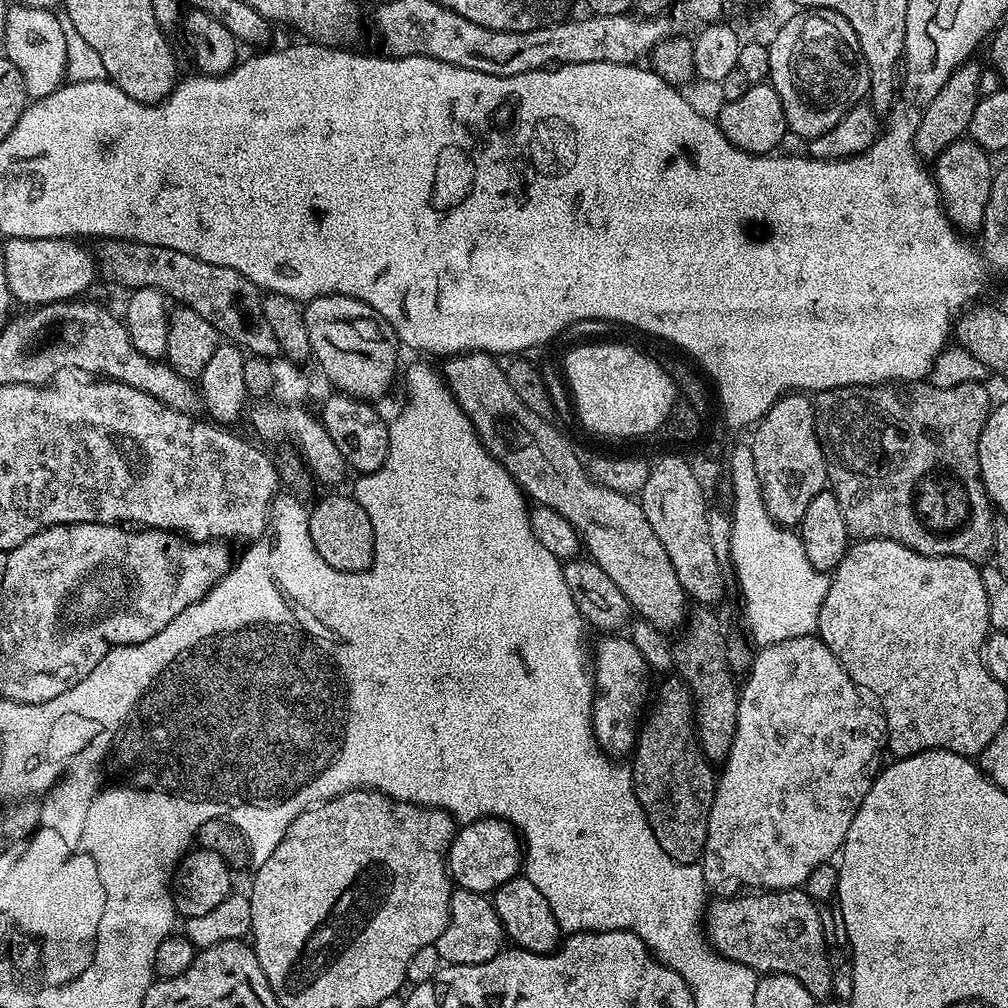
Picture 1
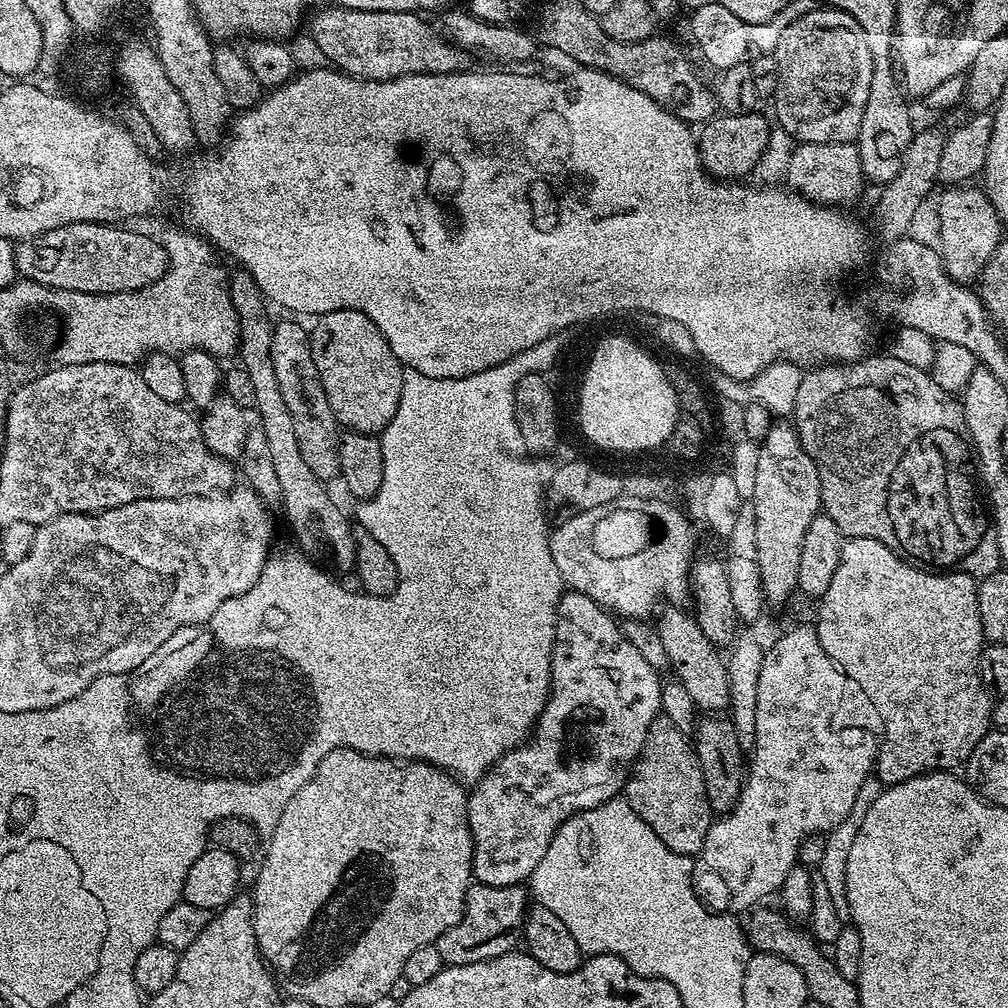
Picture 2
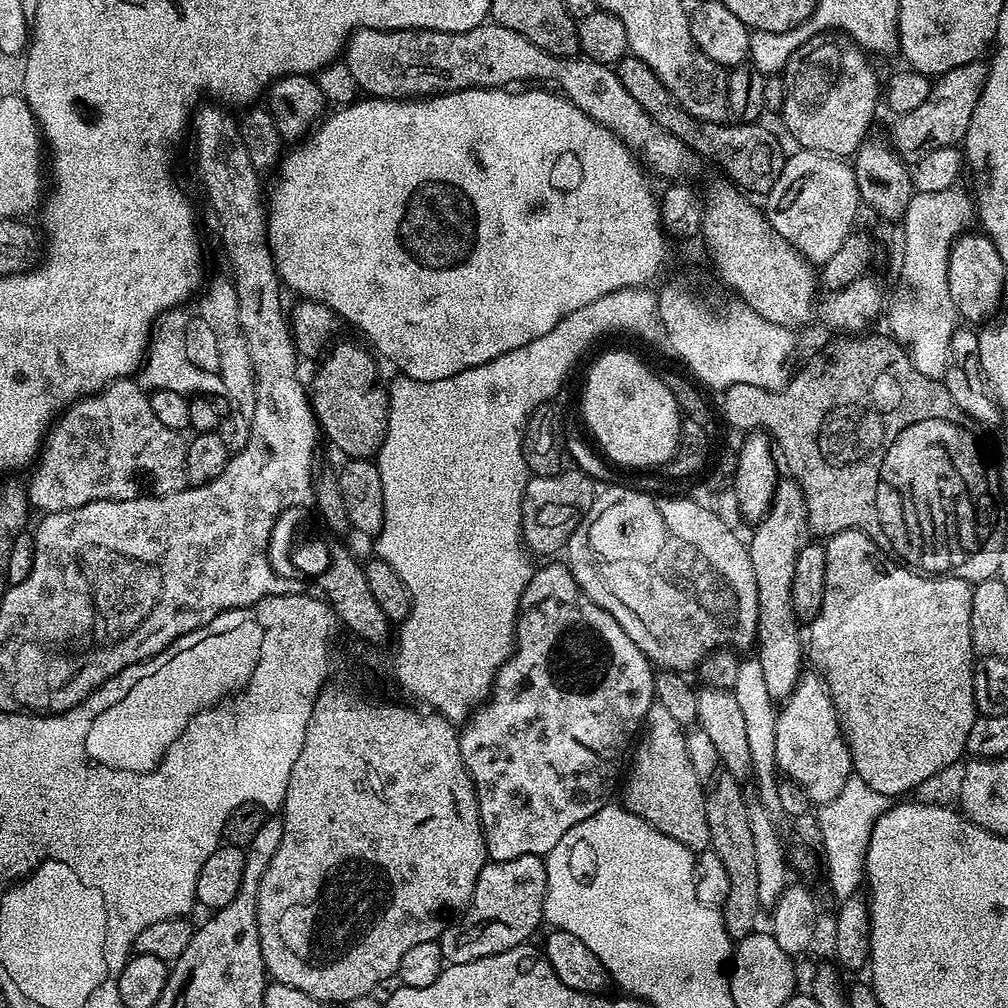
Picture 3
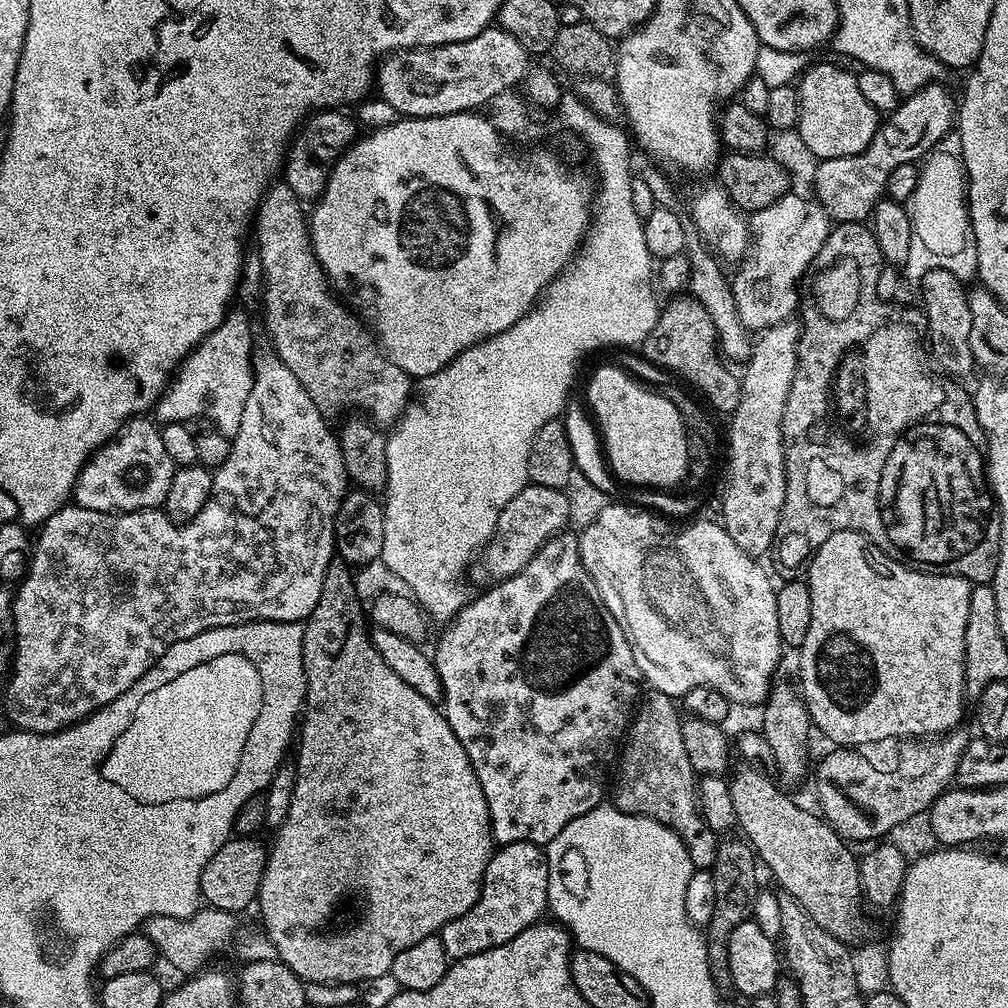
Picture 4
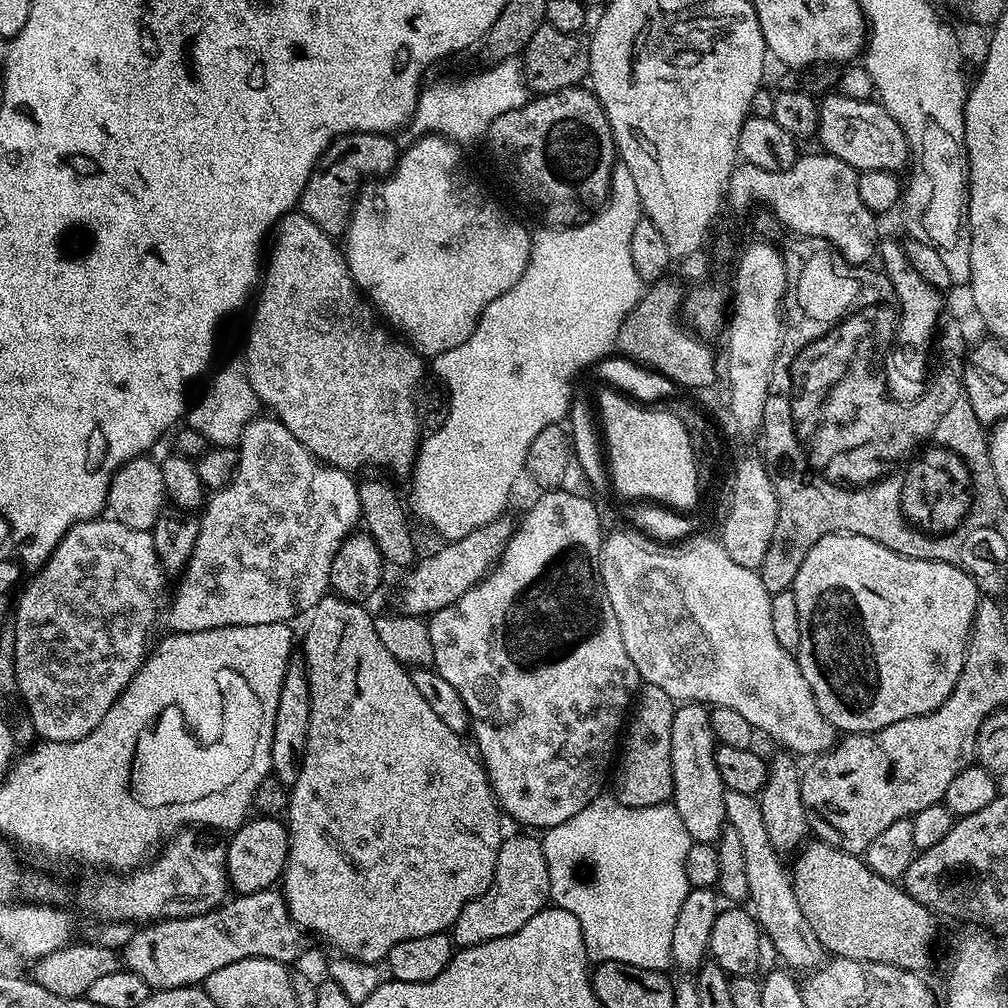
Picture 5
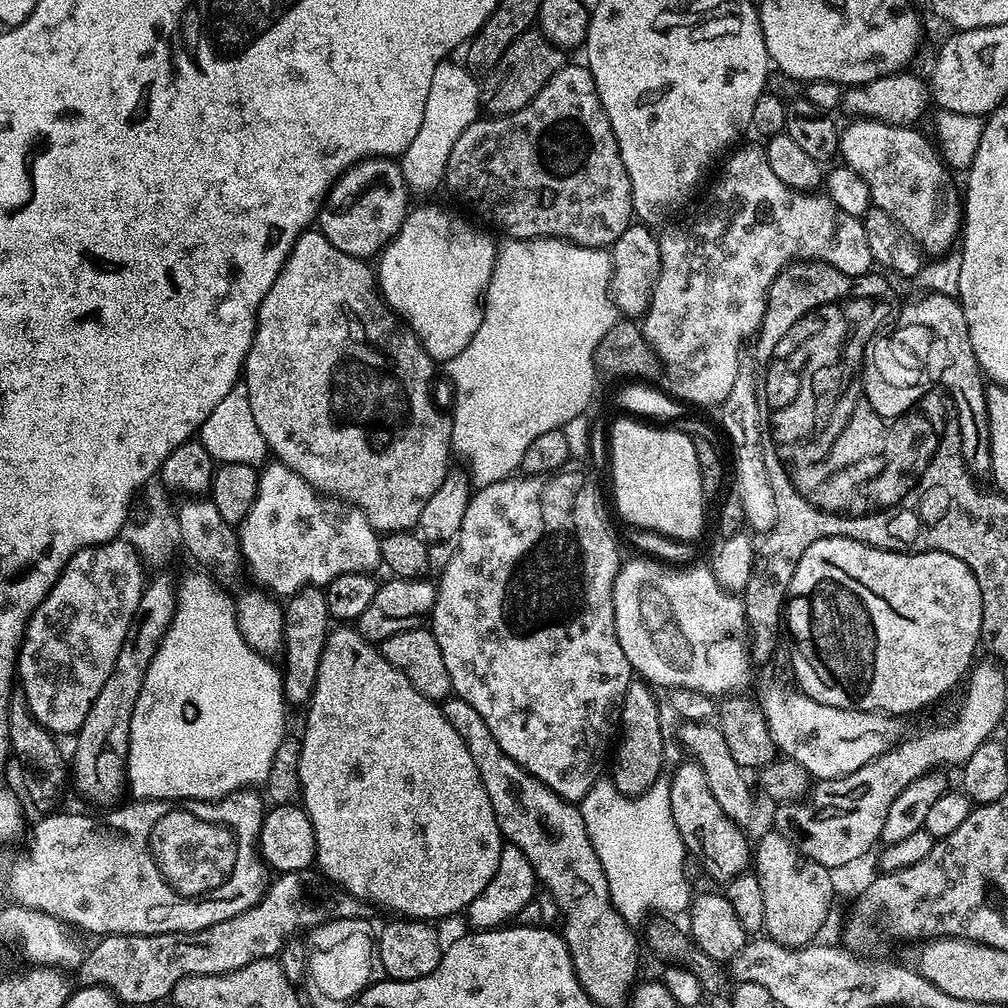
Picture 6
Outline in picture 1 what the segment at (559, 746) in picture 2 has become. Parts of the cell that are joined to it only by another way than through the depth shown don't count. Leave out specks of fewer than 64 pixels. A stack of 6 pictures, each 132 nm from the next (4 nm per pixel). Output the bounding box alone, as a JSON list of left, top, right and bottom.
[448,634,650,894]

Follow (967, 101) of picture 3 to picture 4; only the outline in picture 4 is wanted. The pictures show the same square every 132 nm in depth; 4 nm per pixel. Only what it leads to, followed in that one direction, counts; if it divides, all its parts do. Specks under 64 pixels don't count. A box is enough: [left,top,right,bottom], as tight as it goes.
[815,83,958,221]

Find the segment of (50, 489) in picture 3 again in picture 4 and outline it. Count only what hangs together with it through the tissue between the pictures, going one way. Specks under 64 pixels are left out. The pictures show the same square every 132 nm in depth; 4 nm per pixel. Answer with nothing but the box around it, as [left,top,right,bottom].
[74,415,176,512]

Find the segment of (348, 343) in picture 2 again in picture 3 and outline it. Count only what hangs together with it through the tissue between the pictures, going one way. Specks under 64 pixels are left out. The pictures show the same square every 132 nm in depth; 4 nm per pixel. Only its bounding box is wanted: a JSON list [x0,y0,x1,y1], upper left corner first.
[310,343,388,460]

